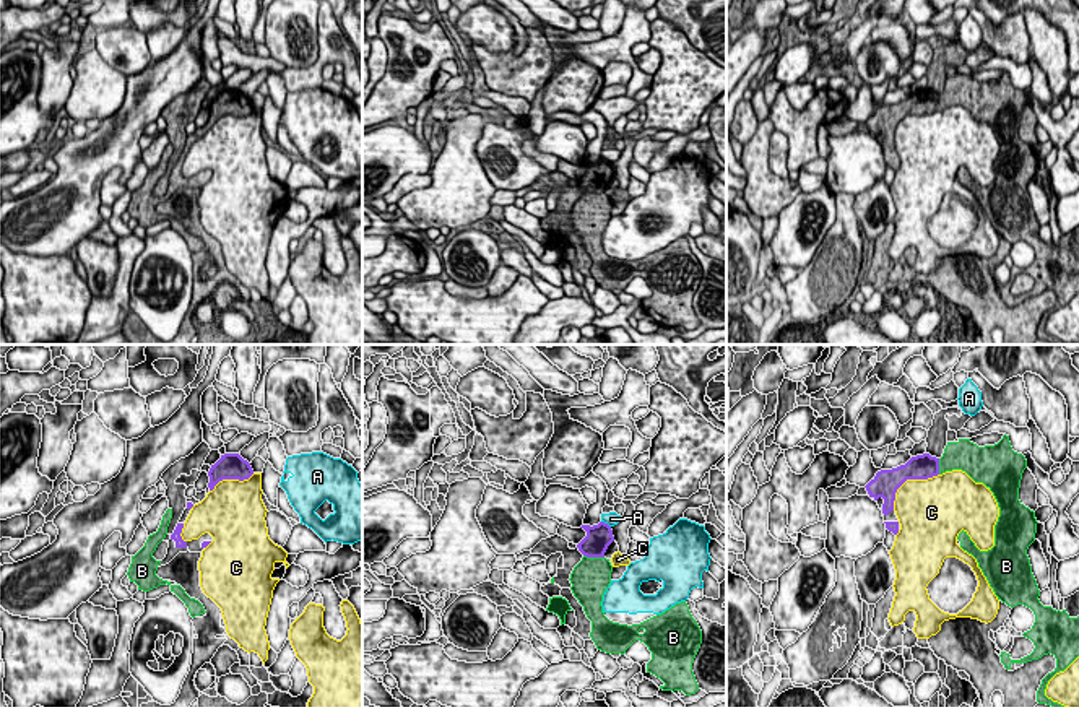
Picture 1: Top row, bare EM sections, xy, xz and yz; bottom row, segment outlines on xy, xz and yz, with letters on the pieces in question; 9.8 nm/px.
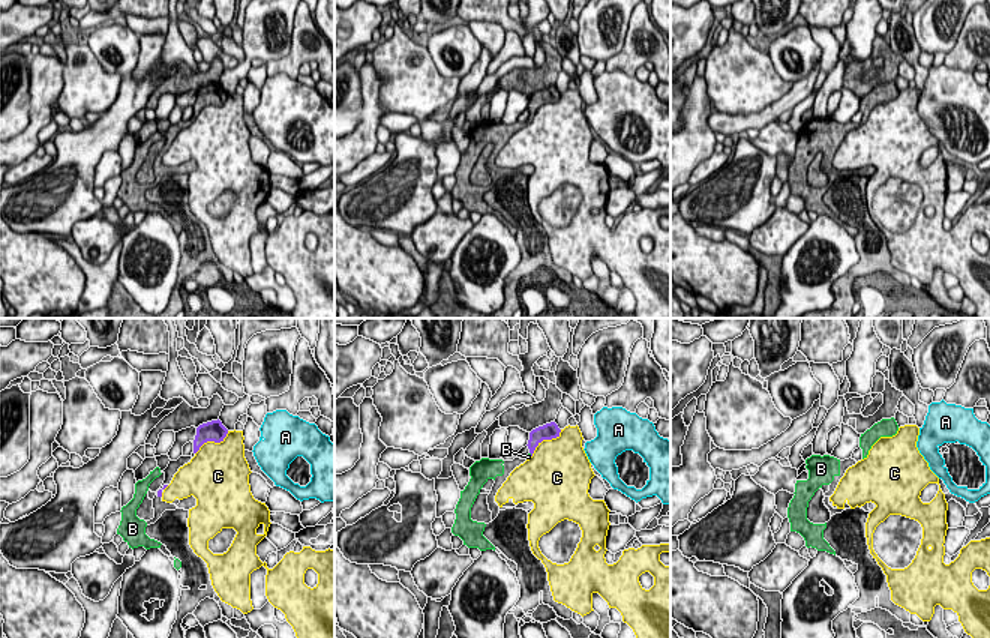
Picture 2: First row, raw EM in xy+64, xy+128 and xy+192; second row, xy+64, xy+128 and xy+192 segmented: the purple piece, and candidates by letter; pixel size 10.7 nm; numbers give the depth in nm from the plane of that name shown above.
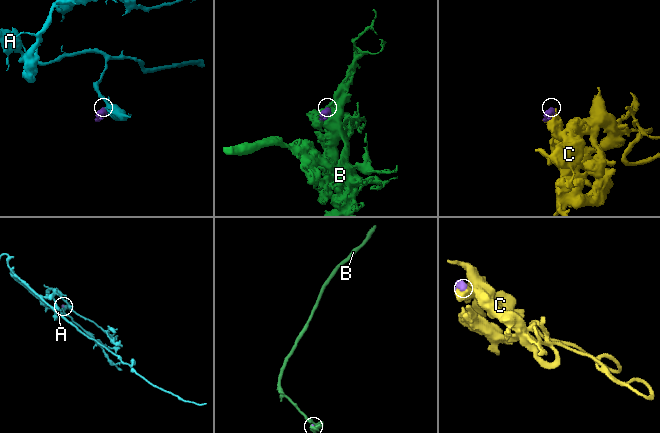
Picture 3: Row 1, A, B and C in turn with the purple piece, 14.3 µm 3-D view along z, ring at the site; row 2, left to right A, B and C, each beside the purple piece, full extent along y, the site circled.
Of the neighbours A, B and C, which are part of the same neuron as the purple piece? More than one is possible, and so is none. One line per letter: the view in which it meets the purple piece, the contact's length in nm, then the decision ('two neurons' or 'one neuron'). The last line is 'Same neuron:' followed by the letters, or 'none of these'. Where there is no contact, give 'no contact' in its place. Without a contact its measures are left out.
A: xz | 120 nm | two neurons
B: xz | 220 nm | one neuron
C: yz | 600 nm | two neurons
Same neuron: B

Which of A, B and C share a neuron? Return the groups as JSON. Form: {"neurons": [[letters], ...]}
{"neurons": [["A"], ["B"], ["C"]]}

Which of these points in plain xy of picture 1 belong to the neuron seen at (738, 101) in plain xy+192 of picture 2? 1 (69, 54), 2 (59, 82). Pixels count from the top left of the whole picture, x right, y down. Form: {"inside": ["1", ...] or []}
{"inside": []}

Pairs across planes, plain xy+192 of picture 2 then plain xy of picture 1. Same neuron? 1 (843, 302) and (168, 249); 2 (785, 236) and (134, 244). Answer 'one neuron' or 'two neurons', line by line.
1: two neurons
2: two neurons

